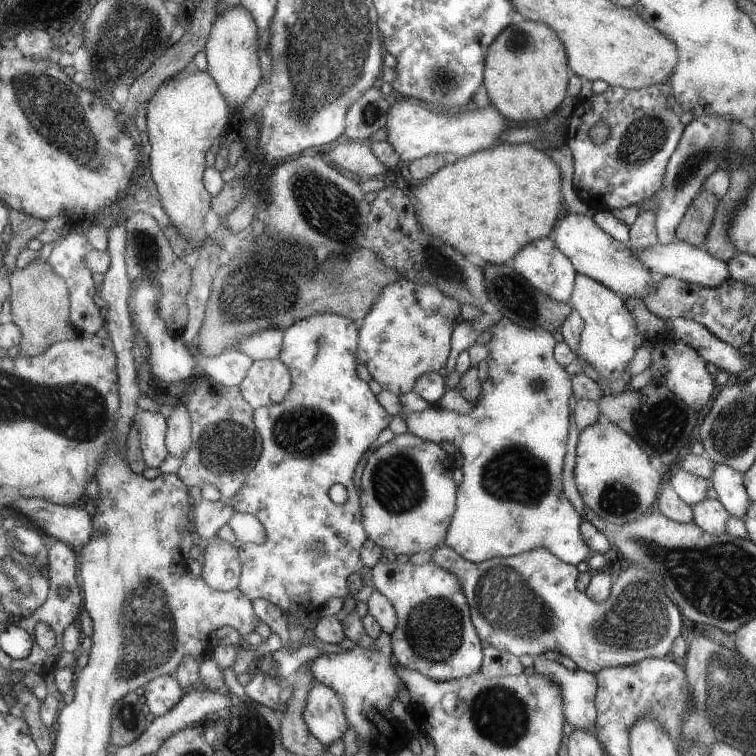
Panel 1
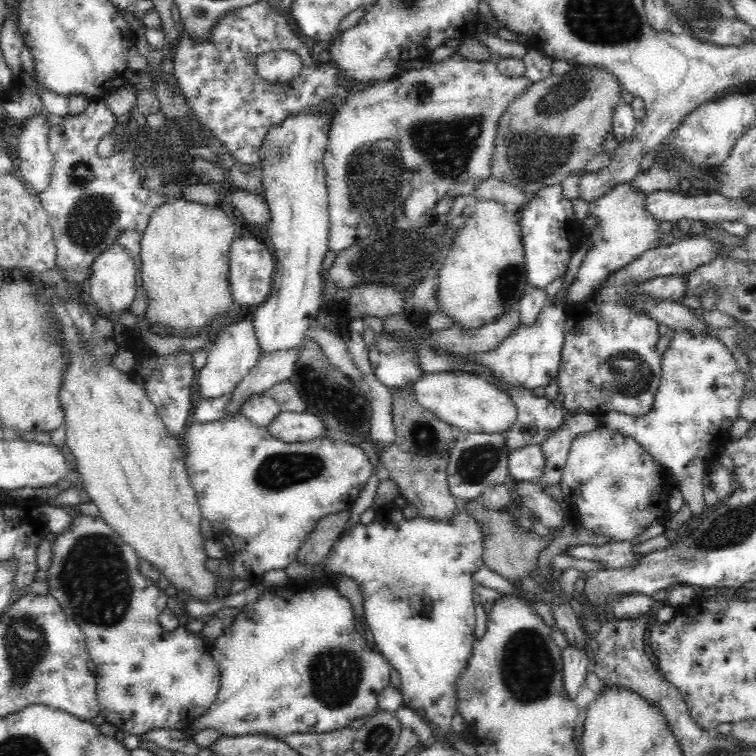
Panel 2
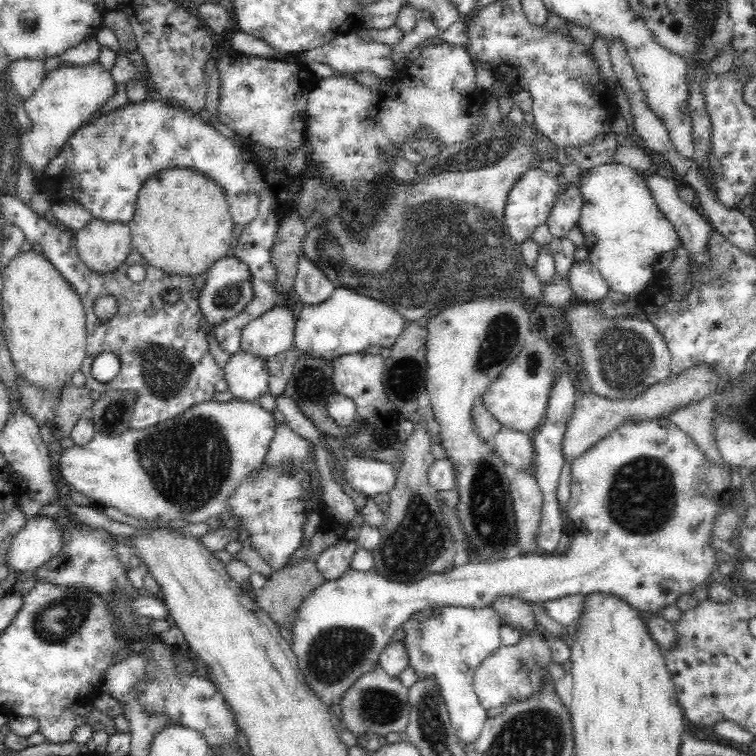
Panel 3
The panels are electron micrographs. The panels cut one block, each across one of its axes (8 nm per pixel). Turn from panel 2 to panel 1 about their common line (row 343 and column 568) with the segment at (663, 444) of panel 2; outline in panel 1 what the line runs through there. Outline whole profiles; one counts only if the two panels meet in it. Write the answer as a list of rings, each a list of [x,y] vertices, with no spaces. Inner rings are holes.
[[[543,655],[532,656],[533,670],[557,682],[563,700],[565,722],[575,730],[593,731],[596,710],[596,680],[591,673],[581,669],[567,670],[555,661],[545,660]]]

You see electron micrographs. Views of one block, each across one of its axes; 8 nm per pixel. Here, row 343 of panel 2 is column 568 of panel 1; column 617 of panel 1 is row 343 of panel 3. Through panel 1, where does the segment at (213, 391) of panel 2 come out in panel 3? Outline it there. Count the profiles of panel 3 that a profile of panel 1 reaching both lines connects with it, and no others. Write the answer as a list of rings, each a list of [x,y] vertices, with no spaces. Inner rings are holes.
[[[275,306],[267,310],[244,326],[240,349],[267,359],[294,348],[297,318],[297,311],[288,306]]]

